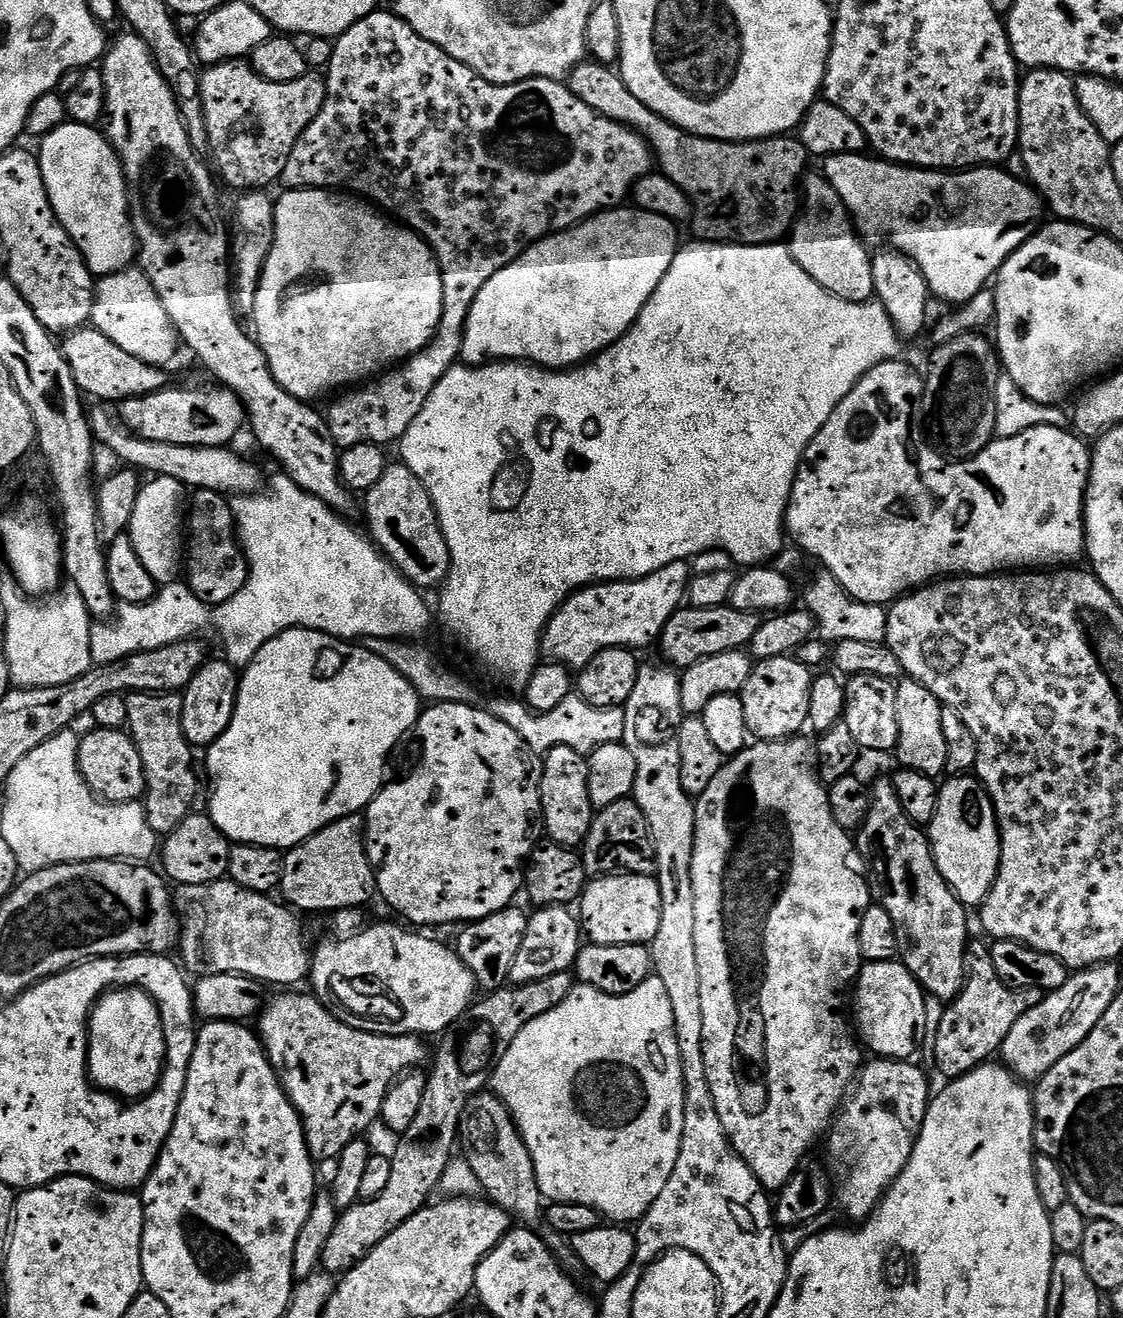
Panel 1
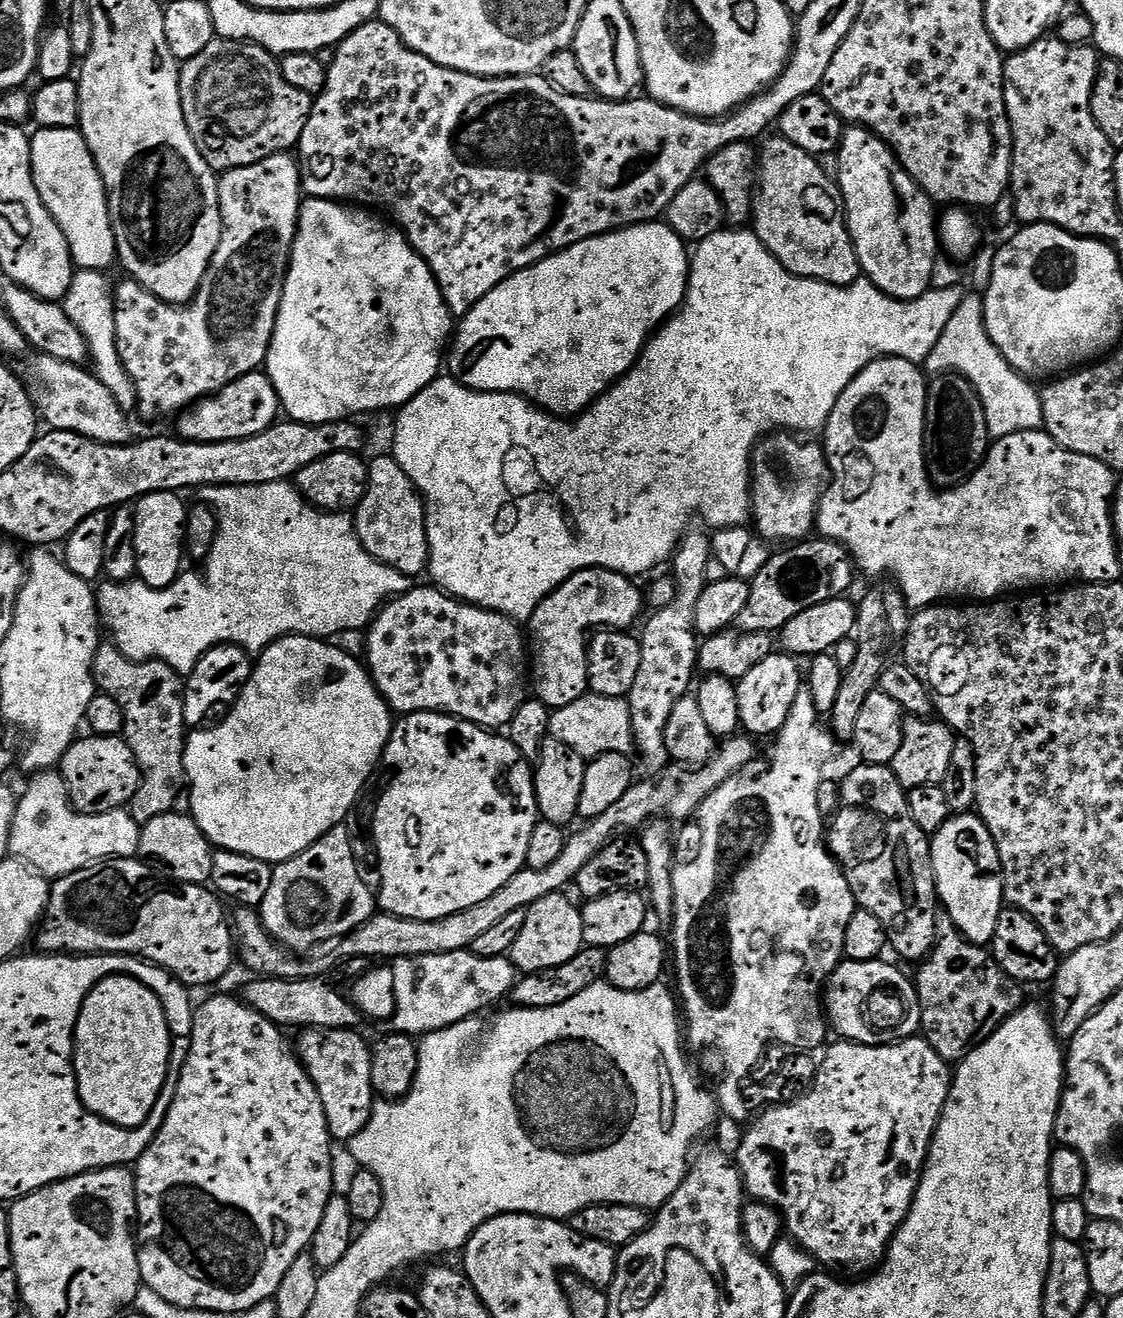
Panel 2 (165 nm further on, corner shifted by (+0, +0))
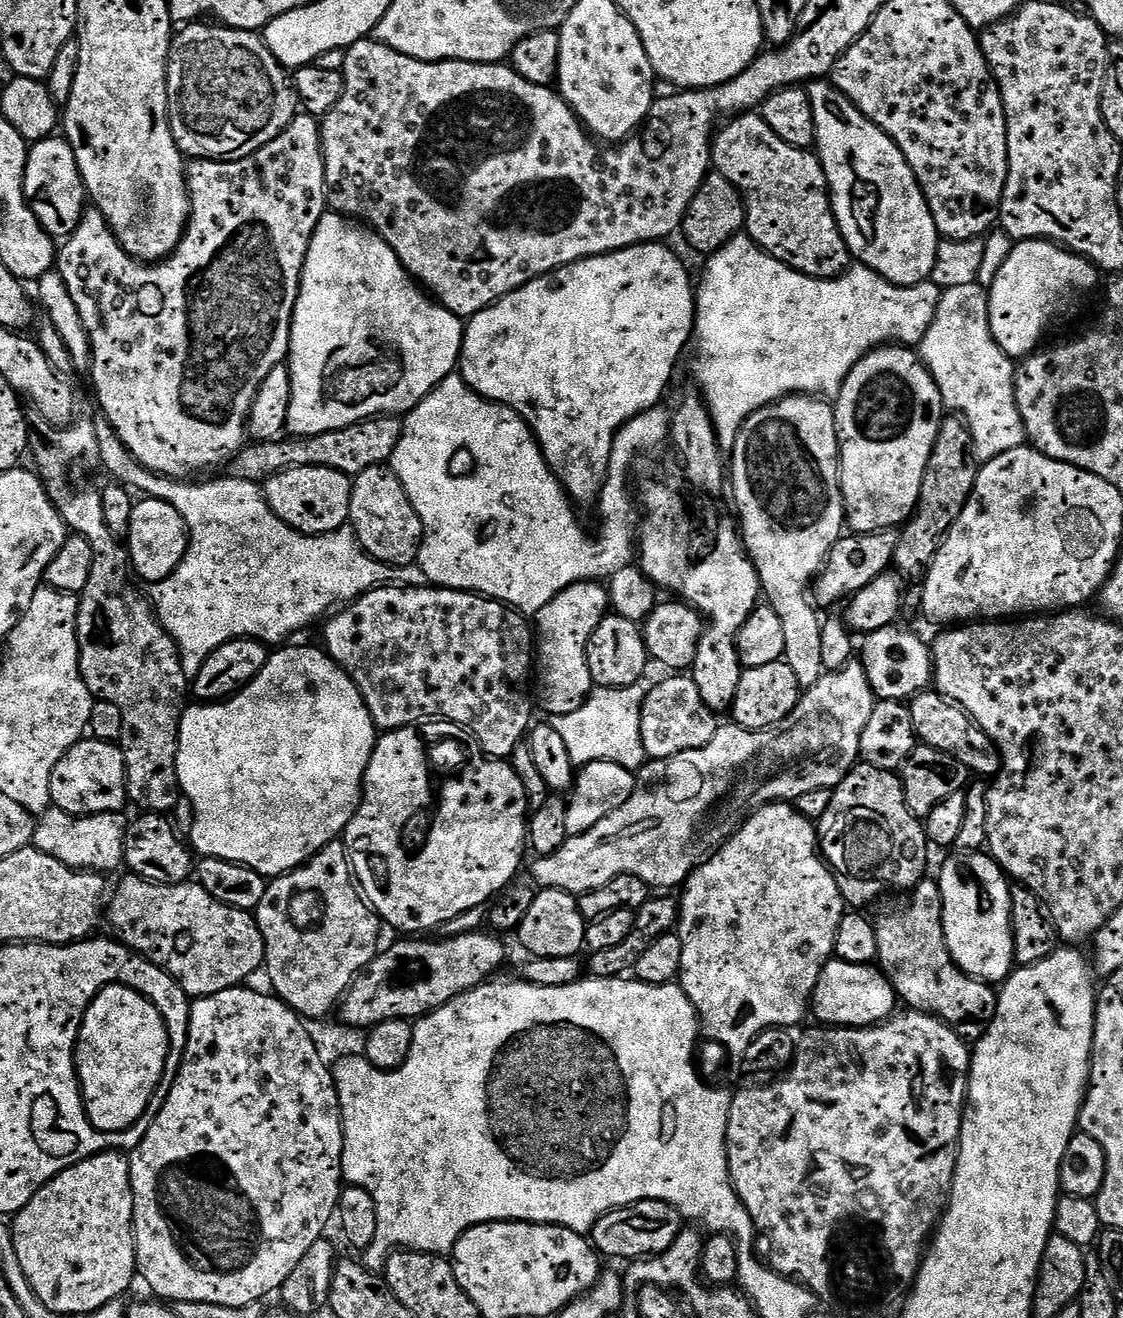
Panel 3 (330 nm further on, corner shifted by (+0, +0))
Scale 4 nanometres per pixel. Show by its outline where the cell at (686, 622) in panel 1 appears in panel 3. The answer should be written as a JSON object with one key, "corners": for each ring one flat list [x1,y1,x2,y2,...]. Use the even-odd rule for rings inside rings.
{"corners":[[892,530,841,535,840,541,830,550,820,575,814,581,815,603,824,609,830,607,835,600,847,601,858,590,870,586,874,578,885,575,892,568,897,539,897,533]]}

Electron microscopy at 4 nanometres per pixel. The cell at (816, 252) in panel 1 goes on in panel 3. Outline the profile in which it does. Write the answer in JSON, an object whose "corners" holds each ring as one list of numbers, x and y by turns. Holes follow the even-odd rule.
{"corners":[[749,110,739,113,719,125,718,131,712,138,712,168,722,173,726,178,730,178,730,182,734,182,734,186,739,190,740,196,744,199,746,234,766,255,773,256,775,260,790,266,795,272,801,272,804,276,813,276,815,280,835,280,837,276,843,276,845,272,849,271,850,265,853,263,852,253,849,252,840,233,836,216,832,213,832,197,828,190,828,179,824,173,824,167,820,164,819,156,803,148,790,146,790,142,782,142,782,138,778,138,778,134,774,134,774,130,770,130,770,126,766,126,766,122,760,117,759,111]]}

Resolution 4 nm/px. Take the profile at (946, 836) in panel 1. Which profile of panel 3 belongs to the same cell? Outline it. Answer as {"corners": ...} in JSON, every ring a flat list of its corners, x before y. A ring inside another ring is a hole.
{"corners":[[953,851,940,868,938,883,944,907,944,937,954,962,968,976,1003,985,1014,971,1012,903,1009,877,987,851]]}

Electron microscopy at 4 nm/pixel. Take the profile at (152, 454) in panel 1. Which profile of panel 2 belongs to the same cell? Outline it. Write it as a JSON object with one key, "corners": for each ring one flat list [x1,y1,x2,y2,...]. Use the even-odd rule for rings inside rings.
{"corners":[[37,355,36,364,28,368,26,387,28,397,39,419,57,432,77,432,100,444,133,443,132,420,119,404,117,393,102,386,102,382,87,367,62,362,53,356]]}

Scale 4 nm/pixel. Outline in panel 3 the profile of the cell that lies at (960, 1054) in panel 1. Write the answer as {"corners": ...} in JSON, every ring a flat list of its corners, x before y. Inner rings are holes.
{"corners":[[925,878,912,889,904,908,875,917,878,954,876,960,893,990,913,1012,925,1012,949,1024,966,1042,984,1037,996,1013,997,989,966,975,954,962,944,937,944,907,940,885]]}

